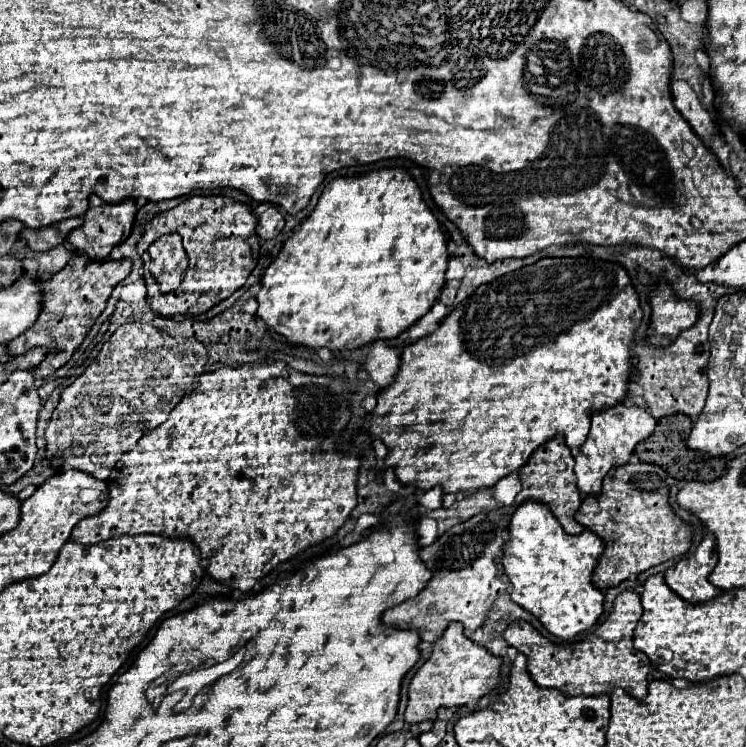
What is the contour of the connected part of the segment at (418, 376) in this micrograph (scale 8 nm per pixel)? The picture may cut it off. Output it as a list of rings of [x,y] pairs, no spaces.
[[[589,256],[581,258],[541,258],[531,266],[525,266],[521,270],[515,270],[511,274],[505,274],[489,284],[483,284],[477,288],[479,296],[469,296],[461,306],[455,306],[451,314],[441,322],[441,326],[417,340],[415,344],[409,344],[401,354],[401,368],[395,376],[395,382],[387,386],[377,396],[375,412],[371,413],[372,420],[366,422],[362,430],[371,437],[377,436],[385,442],[389,454],[385,458],[385,466],[395,466],[395,476],[403,484],[415,484],[421,490],[429,490],[433,486],[443,486],[445,492],[457,494],[459,490],[481,490],[493,486],[497,480],[509,476],[511,472],[525,466],[533,450],[537,450],[543,442],[551,440],[555,434],[563,434],[567,440],[567,446],[571,450],[577,450],[583,446],[591,414],[599,410],[607,410],[613,404],[625,402],[629,394],[629,374],[631,374],[631,342],[635,336],[635,330],[641,324],[641,306],[639,296],[631,284],[631,278],[627,270],[617,262],[605,262]]]

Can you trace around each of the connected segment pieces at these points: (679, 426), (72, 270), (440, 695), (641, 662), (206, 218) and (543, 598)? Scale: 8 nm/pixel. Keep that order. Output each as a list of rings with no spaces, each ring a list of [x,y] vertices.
[[[673,414],[673,416],[663,416],[657,420],[657,428],[653,432],[653,436],[649,436],[647,440],[639,442],[639,446],[635,448],[635,454],[639,456],[639,460],[643,462],[651,462],[651,464],[661,464],[669,476],[677,478],[677,480],[715,480],[717,476],[723,476],[729,464],[729,458],[711,458],[709,454],[701,454],[697,450],[689,450],[687,446],[687,438],[689,432],[693,428],[693,420],[687,414]]]
[[[77,254],[73,260],[69,260],[69,264],[65,266],[65,270],[59,270],[57,274],[53,274],[51,280],[43,282],[43,300],[41,300],[41,312],[39,318],[35,320],[35,326],[31,326],[29,330],[25,330],[19,338],[11,340],[9,346],[9,354],[17,356],[27,352],[29,348],[35,346],[43,346],[47,348],[45,360],[35,366],[31,372],[35,376],[51,376],[57,368],[61,368],[69,358],[73,356],[75,348],[83,342],[85,334],[91,330],[95,318],[105,310],[105,302],[111,296],[113,288],[131,272],[131,260],[91,260],[83,254]]]
[[[453,622],[433,644],[431,658],[417,670],[409,684],[409,704],[405,710],[405,722],[419,724],[425,720],[435,720],[437,710],[441,706],[465,706],[471,700],[479,700],[497,688],[501,688],[501,658],[489,654],[481,644],[469,640],[463,634],[463,626]]]
[[[623,590],[613,604],[607,620],[587,634],[573,648],[561,648],[559,644],[549,642],[541,636],[529,622],[517,620],[505,632],[503,638],[509,646],[517,648],[527,656],[527,670],[531,678],[541,688],[557,688],[567,696],[593,696],[593,694],[611,694],[615,688],[623,688],[633,698],[645,698],[651,674],[651,662],[641,650],[633,646],[633,630],[641,618],[641,600],[633,590]]]
[[[191,196],[179,206],[157,214],[145,228],[143,238],[137,244],[139,256],[145,260],[147,248],[161,234],[177,232],[183,238],[183,246],[189,258],[189,270],[175,292],[147,298],[151,310],[165,318],[175,316],[199,316],[211,306],[229,298],[239,290],[247,276],[253,272],[259,260],[259,238],[255,234],[257,216],[249,206],[239,204],[223,196]]]
[[[535,500],[523,502],[511,516],[509,542],[505,544],[503,568],[511,580],[511,600],[531,612],[553,636],[571,640],[593,628],[603,614],[605,596],[591,584],[603,542],[591,530],[579,536],[567,534],[551,510]]]

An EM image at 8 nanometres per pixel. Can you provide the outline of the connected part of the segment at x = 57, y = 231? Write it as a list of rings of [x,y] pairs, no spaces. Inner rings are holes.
[[[69,218],[69,220],[57,222],[53,226],[45,226],[41,230],[29,230],[29,228],[25,228],[25,230],[21,230],[19,240],[25,246],[29,246],[31,250],[37,250],[37,252],[39,250],[49,250],[49,248],[53,248],[57,244],[63,244],[67,240],[67,234],[73,228],[81,226],[81,222],[83,222],[83,218]]]

